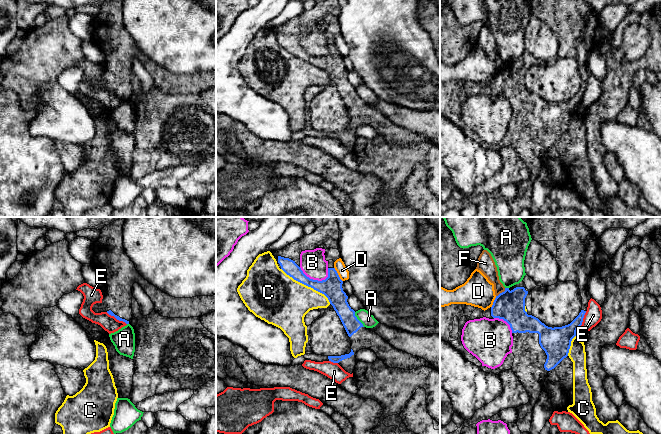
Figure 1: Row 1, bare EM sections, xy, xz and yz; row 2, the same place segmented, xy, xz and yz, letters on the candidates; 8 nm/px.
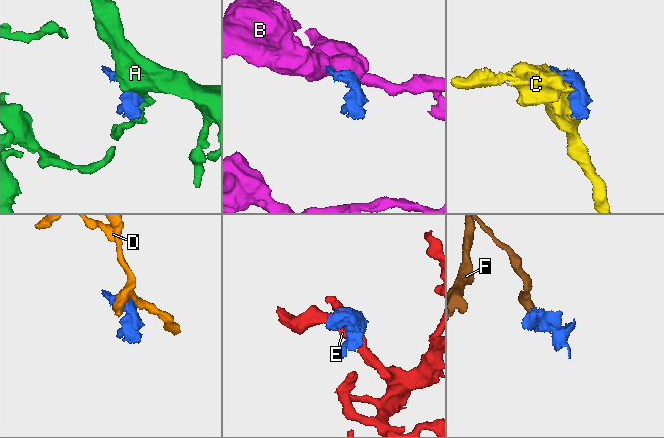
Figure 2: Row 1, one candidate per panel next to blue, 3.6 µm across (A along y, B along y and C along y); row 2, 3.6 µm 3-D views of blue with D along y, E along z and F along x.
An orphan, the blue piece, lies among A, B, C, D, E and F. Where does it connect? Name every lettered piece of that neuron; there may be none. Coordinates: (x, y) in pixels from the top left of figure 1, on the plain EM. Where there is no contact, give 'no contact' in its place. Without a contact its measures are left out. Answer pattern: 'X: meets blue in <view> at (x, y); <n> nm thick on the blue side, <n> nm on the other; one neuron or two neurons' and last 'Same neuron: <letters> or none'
A: meets blue in xz at (357, 95); 150 nm thick on the blue side, 110 nm on the other; two neurons
B: meets blue in xz at (312, 55); 170 nm thick on the blue side, 200 nm on the other; two neurons
C: meets blue in xz at (307, 61); 170 nm thick on the blue side, 400 nm on the other; two neurons
D: meets blue in xz at (337, 50); 170 nm thick on the blue side, 90 nm on the other; two neurons
E: meets blue in xy at (116, 94); 40 nm thick on the blue side, 130 nm on the other; two neurons
F: meets blue in yz at (502, 68); 240 nm thick on the blue side, 130 nm on the other; two neurons
Same neuron: none

